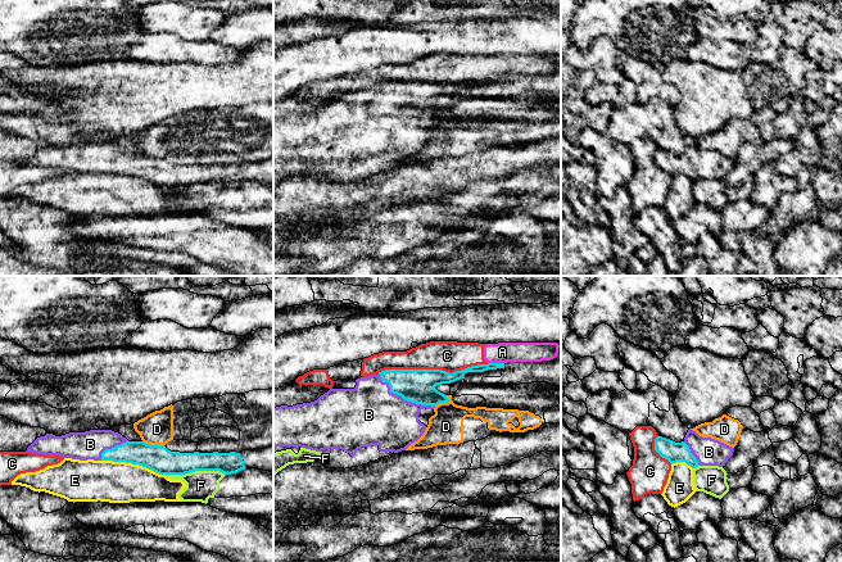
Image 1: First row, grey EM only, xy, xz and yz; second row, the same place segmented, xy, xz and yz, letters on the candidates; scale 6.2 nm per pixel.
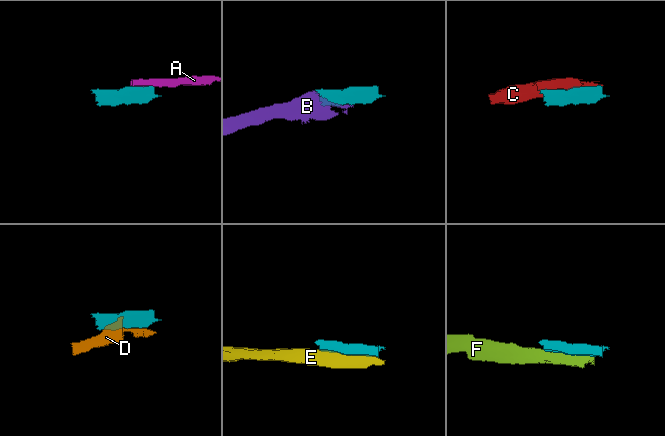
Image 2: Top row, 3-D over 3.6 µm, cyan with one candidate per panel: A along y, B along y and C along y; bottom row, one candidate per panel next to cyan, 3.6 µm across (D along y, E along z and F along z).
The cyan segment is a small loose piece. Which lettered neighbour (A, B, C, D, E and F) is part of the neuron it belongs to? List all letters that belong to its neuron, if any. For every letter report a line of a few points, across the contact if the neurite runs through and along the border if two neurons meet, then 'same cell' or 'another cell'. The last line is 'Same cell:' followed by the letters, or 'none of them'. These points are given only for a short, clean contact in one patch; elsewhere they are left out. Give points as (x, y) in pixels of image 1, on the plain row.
A: xz (488, 75), (503, 76) | another cell
B: same cell
C: another cell
D: xy (143, 153), (163, 159) | another cell
E: another cell
F: another cell
Same cell: B

